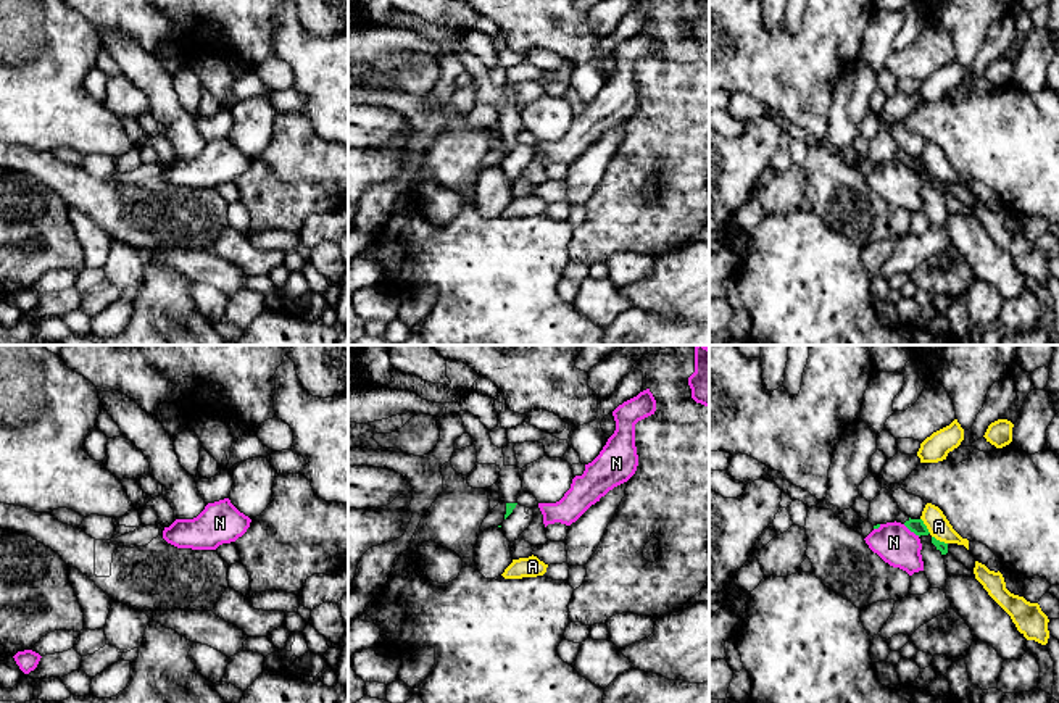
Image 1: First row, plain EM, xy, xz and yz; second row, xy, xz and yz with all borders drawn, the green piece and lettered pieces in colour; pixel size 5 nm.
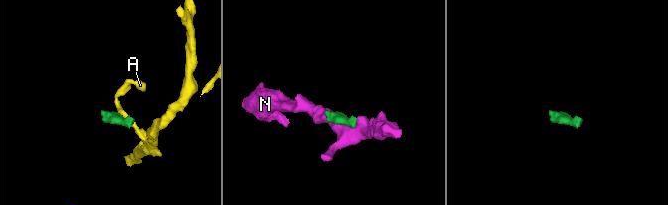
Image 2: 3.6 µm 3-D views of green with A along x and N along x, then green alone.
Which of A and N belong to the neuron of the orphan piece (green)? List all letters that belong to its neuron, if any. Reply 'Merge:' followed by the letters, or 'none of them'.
Merge: none of them

